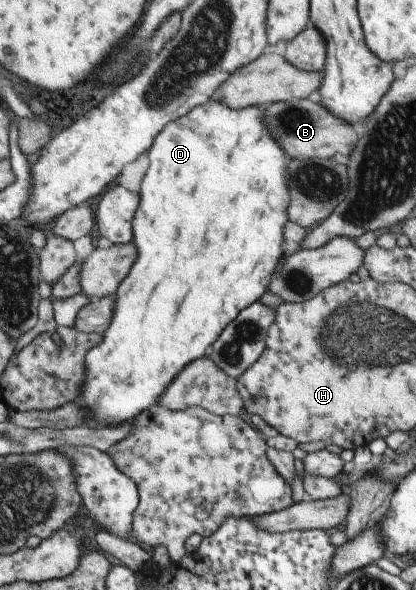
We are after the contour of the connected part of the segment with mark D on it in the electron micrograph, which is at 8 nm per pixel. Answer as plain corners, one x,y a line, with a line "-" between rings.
215,96
207,100
207,103
195,106
185,115
171,120
154,137
153,143
147,150
147,170
138,192
140,204
132,219
132,241
137,247
137,259
131,265
131,271
125,277
125,281
121,281
121,285
117,287
113,321
109,323
109,329
105,331
101,345
89,349
84,357
85,385
83,385
81,399
95,413
93,417
97,417
97,421
109,419
109,423
117,425
117,423
129,421
141,409
153,405
157,397
163,393
161,389
167,387
167,383
175,377
175,373
181,367
185,367
189,361
202,358
205,349
219,337
227,323
235,318
239,311
258,300
268,289
272,273
276,271
277,265
283,259
283,226
289,221
287,217
287,208
290,204
287,161
289,157
285,150
272,136
269,128
266,128
263,107
247,106
233,109

